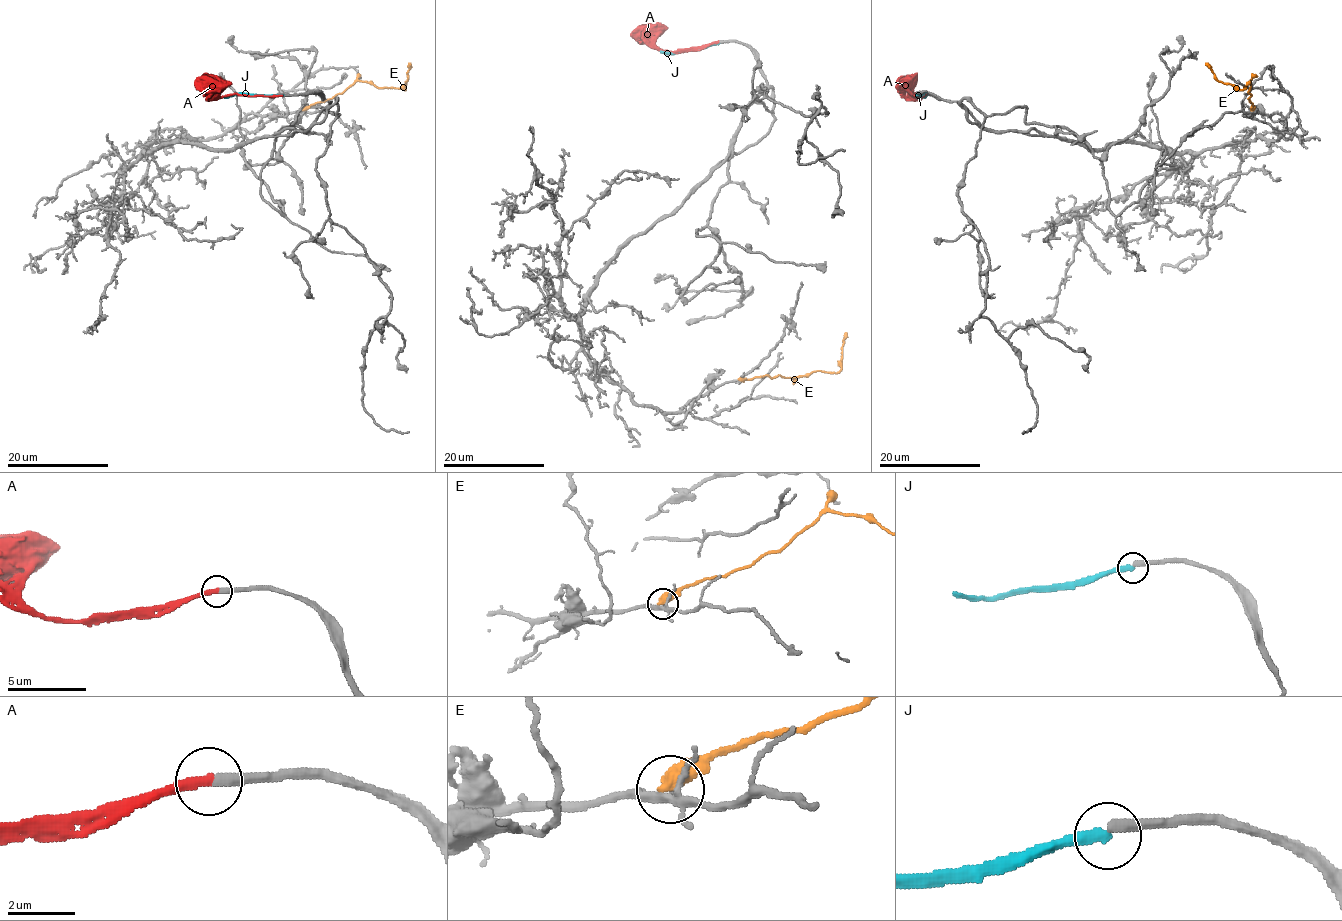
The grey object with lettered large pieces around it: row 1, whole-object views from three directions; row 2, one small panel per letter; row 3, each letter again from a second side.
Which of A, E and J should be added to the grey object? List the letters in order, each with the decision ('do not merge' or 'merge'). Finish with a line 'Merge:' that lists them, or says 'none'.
A: merge
E: do not merge
J: do not merge
Merge: A

